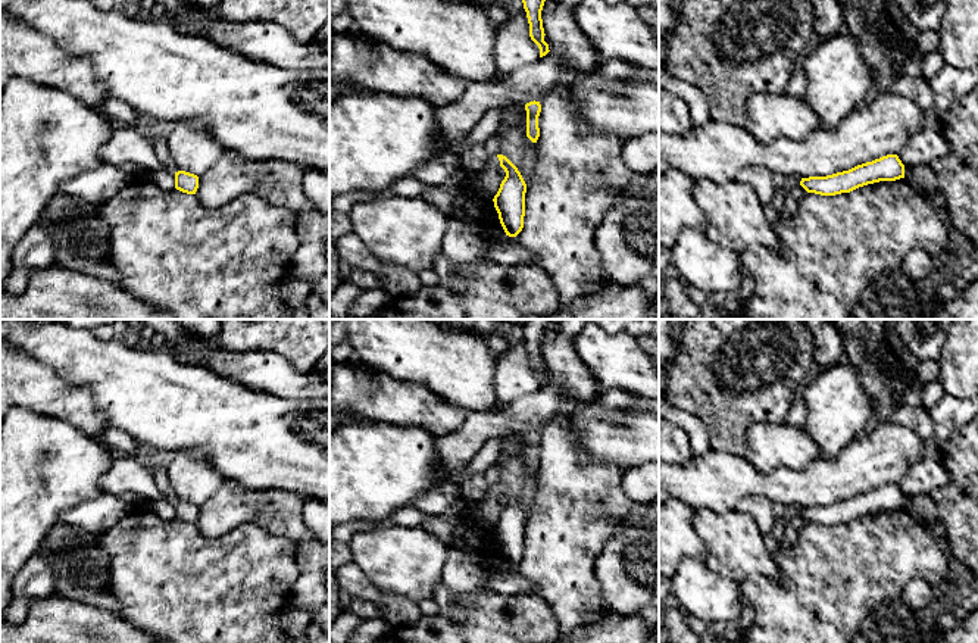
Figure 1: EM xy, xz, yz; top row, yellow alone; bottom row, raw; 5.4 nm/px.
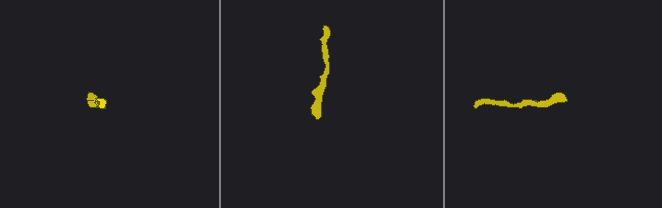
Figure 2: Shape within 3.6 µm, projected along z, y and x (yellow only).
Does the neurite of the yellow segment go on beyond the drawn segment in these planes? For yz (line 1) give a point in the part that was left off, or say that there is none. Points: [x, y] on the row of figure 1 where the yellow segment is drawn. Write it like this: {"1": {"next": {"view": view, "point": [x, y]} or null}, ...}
{"1": {"next": null}}

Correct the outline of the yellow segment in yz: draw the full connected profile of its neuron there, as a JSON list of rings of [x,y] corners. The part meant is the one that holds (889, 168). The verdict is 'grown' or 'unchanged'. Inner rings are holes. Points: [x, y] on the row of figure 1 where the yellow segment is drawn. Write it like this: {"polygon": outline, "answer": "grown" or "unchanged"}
{"polygon": [[[887,154],[872,162],[857,165],[849,171],[827,177],[802,178],[800,185],[807,193],[835,196],[850,193],[859,187],[904,178],[904,165],[897,154]]], "answer": "unchanged"}

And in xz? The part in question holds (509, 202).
{"polygon": [[[491,156],[490,165],[500,165],[506,172],[493,202],[506,235],[516,237],[524,228],[527,184],[506,156]]], "answer": "grown"}

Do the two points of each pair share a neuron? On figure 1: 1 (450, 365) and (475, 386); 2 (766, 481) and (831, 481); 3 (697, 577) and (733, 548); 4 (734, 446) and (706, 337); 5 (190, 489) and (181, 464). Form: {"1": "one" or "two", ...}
{"1": "one", "2": "one", "3": "two", "4": "one", "5": "one"}

